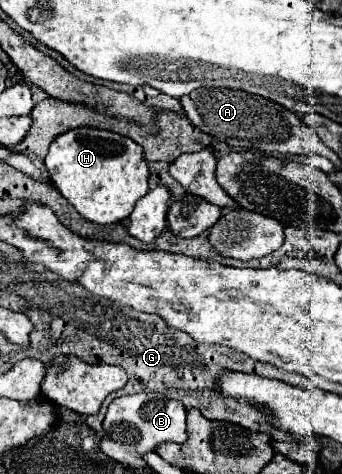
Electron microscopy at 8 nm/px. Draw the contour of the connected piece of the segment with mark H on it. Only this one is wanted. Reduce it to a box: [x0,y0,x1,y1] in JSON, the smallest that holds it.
[45,128,149,224]

